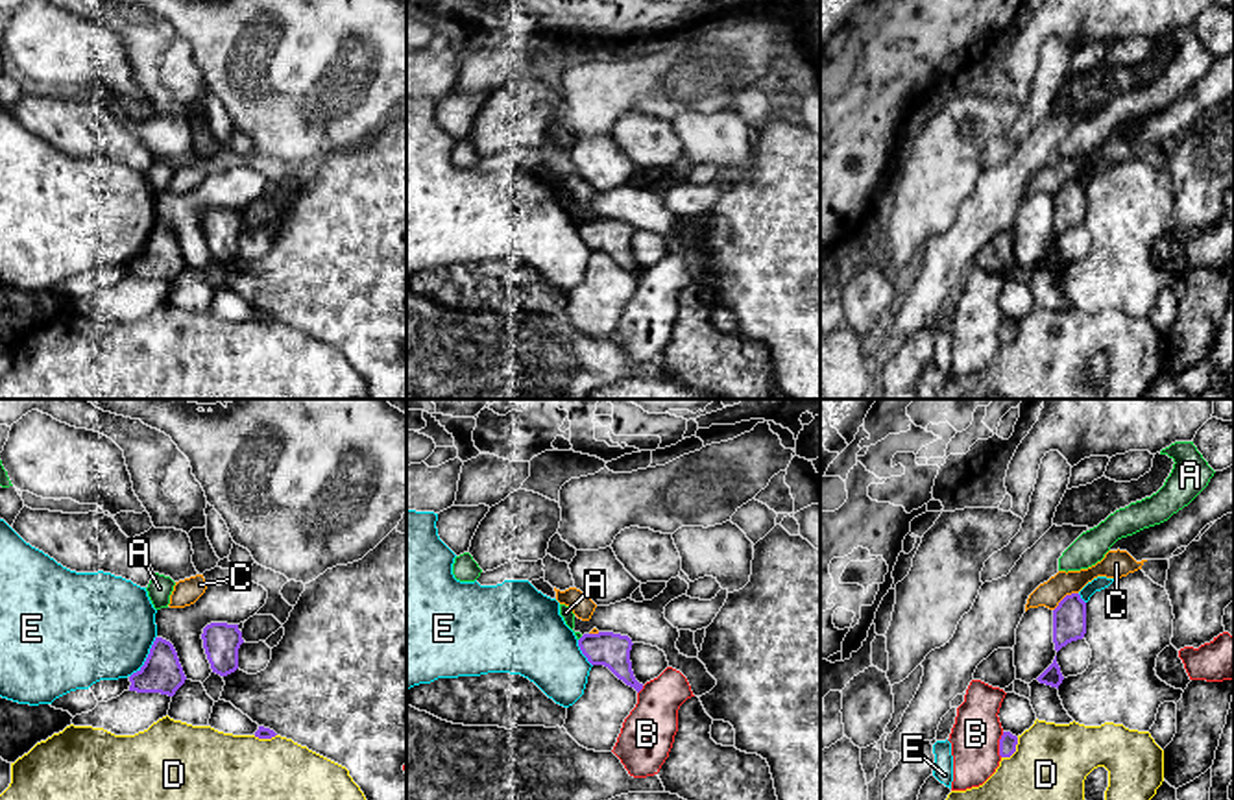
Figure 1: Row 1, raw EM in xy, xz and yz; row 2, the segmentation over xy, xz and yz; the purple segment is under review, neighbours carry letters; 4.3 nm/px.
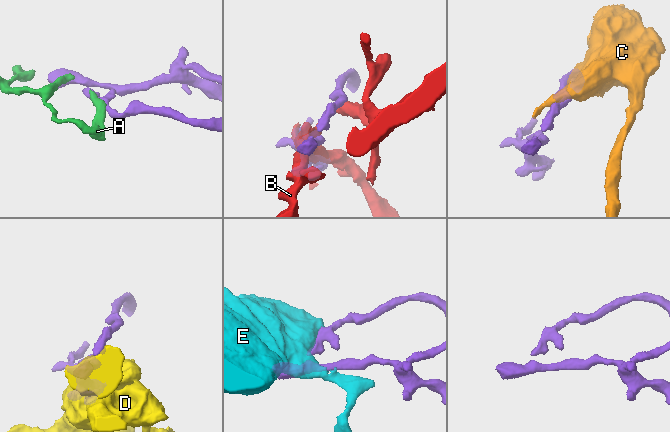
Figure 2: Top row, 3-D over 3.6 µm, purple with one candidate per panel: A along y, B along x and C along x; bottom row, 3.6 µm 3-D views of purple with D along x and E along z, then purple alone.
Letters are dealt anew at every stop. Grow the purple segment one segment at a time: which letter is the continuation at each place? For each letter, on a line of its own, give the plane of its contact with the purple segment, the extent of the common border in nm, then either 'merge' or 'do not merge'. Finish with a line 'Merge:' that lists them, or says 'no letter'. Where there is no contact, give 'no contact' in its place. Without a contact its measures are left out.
A: contact in xz; length 30 nm; do not merge
B: contact in yz; length 110 nm; do not merge
C: contact in yz; length 140 nm; do not merge
D: contact in yz; length 120 nm; do not merge
E: contact in xy; length 220 nm; do not merge
Merge: no letter

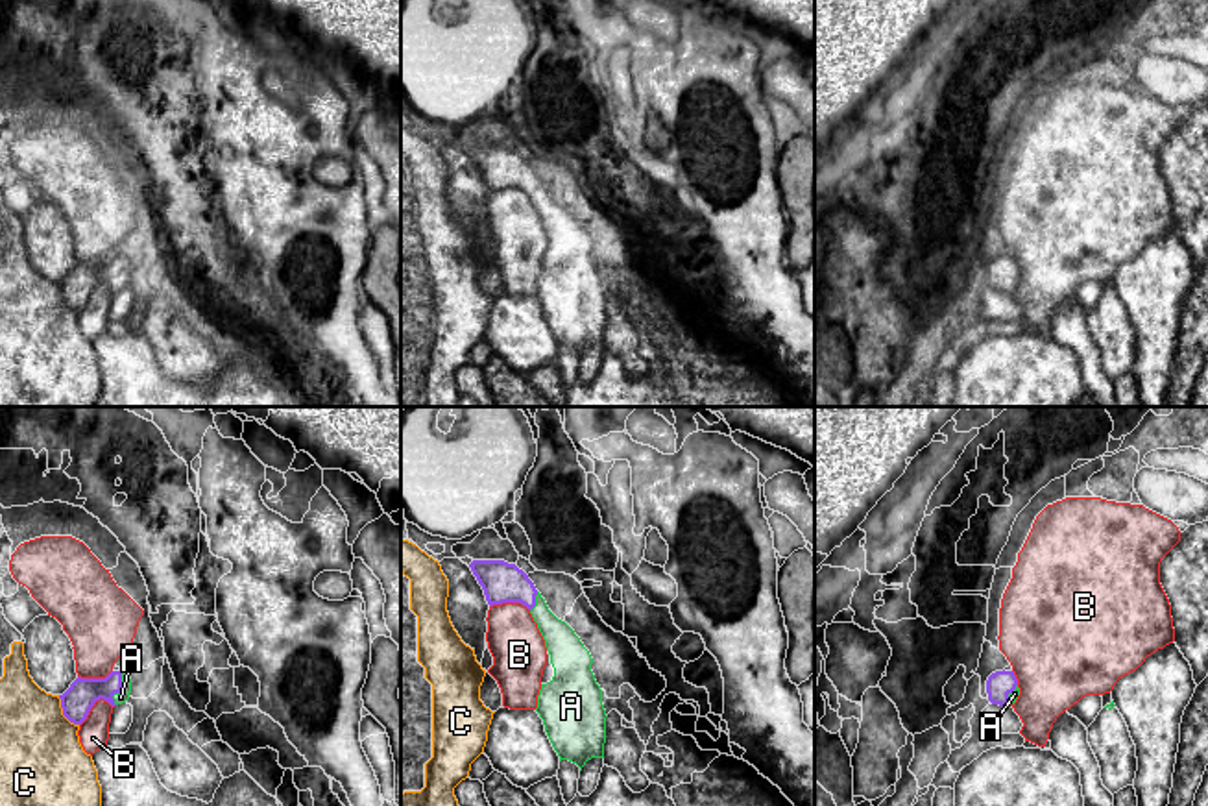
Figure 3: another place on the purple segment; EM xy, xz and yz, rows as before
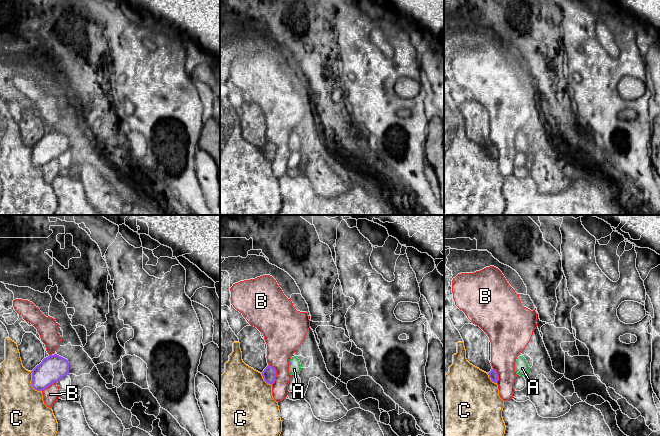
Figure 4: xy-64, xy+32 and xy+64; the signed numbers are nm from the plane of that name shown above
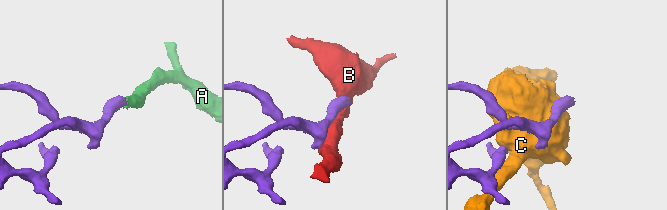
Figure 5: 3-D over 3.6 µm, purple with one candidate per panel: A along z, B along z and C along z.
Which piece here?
A: contact in xy; length 160 nm; merge
B: contact in xy; length 180 nm; do not merge
C: contact in xy; length 160 nm; do not merge
Merge: A

